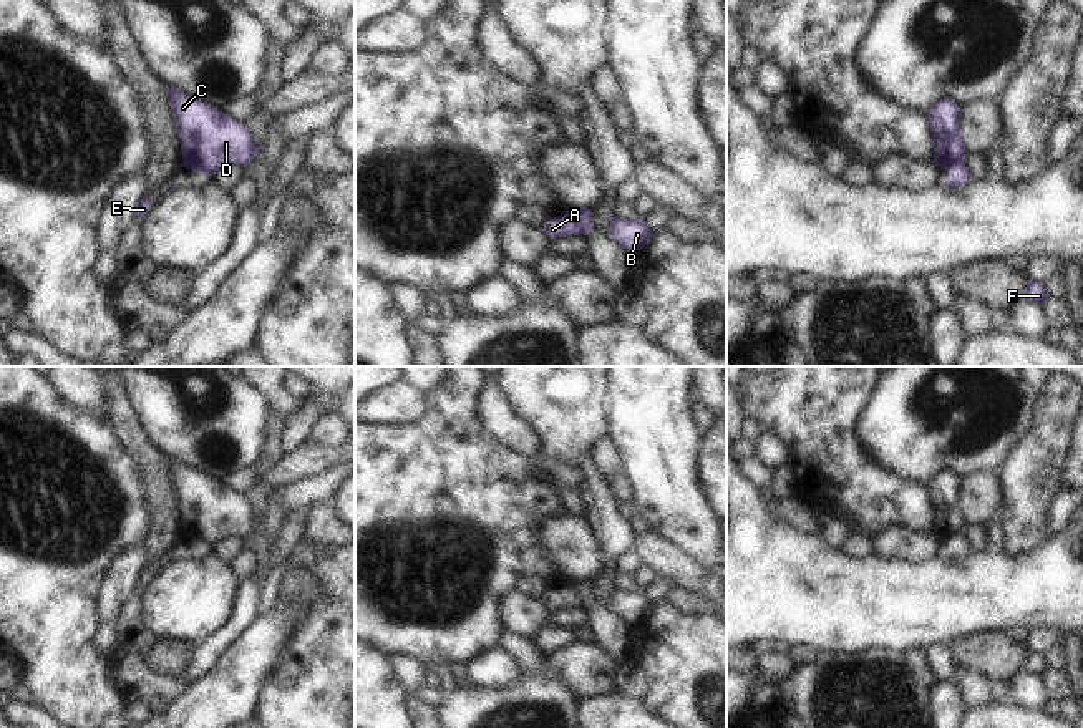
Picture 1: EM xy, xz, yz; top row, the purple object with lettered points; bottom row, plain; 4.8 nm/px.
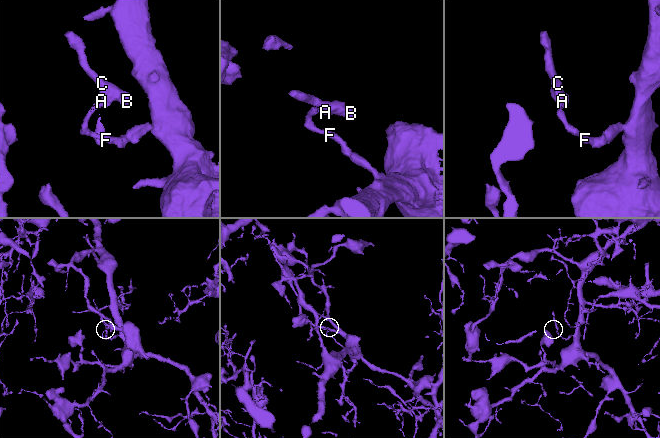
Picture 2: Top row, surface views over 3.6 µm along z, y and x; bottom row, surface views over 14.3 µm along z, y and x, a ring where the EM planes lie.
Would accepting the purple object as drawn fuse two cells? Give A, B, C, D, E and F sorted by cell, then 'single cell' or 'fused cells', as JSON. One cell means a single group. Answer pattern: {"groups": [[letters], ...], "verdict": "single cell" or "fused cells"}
{"groups": [["A", "E", "F"], ["B", "C", "D"]], "verdict": "fused cells"}

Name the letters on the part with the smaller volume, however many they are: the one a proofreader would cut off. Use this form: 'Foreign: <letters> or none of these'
Foreign: B, C, D

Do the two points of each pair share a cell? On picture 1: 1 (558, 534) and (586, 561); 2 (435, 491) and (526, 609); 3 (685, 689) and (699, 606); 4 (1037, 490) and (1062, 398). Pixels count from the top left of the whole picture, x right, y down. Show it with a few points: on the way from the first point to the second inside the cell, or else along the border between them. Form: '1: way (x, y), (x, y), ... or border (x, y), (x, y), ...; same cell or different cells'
1: way (564, 539), (579, 554); same cell
2: border (513, 587), (500, 602), (503, 627); different cells
3: border (662, 601), (687, 614), (709, 614); different cells
4: way (1037, 466), (1052, 422); same cell

